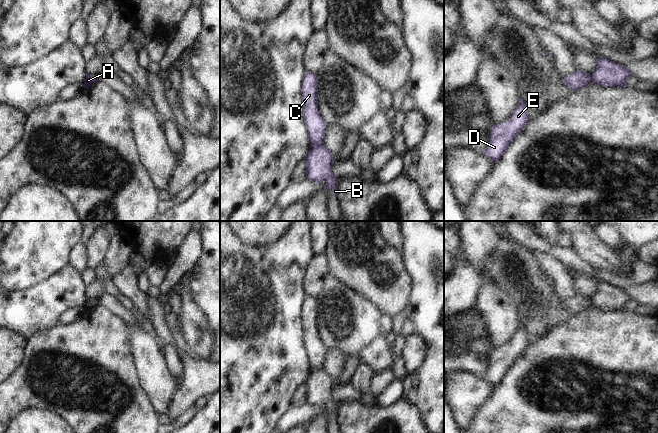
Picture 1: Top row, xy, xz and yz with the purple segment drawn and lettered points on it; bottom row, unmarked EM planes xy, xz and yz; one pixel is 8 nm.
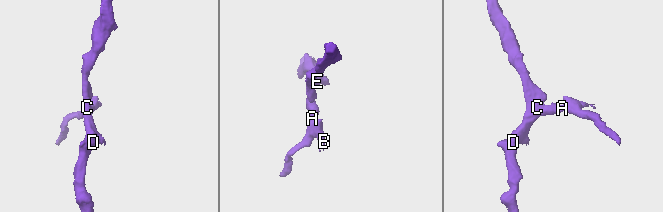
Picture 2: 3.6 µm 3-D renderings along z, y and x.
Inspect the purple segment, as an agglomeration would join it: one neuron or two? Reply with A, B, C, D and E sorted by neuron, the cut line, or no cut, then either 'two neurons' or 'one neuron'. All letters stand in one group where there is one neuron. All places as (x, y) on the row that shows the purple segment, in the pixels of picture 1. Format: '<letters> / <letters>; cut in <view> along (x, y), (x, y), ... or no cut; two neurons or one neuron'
A C D E / B; cut in xz along (322, 143), (311, 147); two neurons

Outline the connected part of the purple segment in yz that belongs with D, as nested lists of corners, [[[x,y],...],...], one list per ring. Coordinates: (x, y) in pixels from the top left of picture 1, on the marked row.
[[[519,98],[519,105],[512,117],[507,122],[491,127],[489,144],[481,151],[482,154],[496,163],[506,152],[508,146],[515,140],[519,132],[524,129],[528,120],[526,103],[524,99]]]

